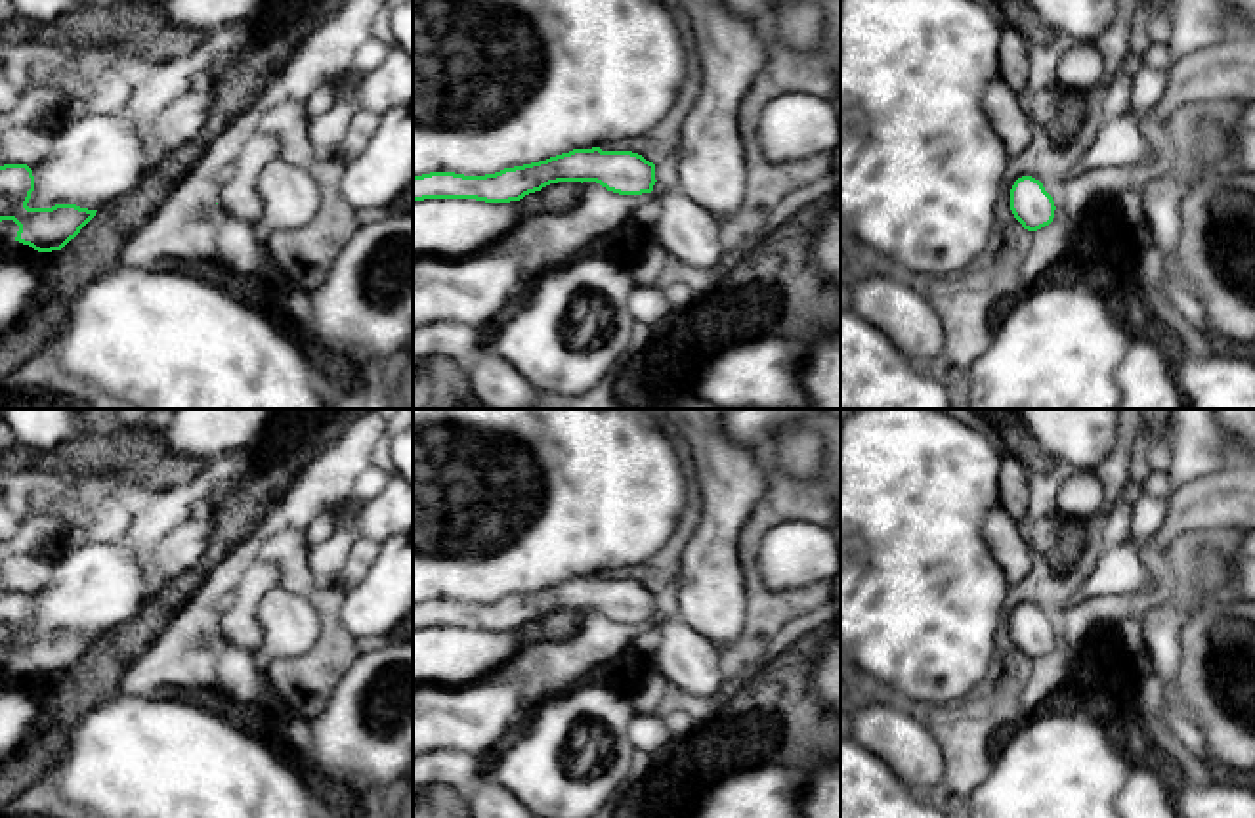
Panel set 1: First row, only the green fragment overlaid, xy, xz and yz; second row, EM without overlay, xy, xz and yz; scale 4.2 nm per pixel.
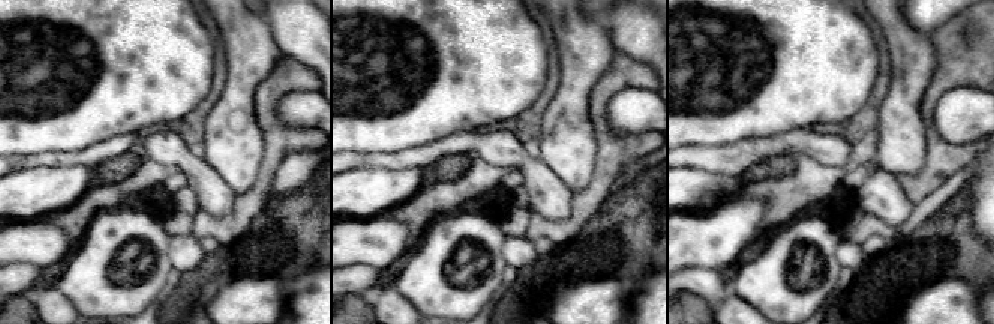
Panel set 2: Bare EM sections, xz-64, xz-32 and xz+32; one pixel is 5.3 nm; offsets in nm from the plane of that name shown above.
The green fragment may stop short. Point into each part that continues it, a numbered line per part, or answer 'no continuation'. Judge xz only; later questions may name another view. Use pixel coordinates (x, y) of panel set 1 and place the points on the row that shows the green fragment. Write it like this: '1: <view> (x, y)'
1: xz (690, 236)

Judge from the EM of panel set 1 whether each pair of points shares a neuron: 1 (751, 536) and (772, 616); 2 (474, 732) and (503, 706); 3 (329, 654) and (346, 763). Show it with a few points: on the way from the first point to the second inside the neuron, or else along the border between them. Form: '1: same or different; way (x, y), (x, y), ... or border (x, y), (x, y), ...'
1: same; way (749, 555), (753, 581), (761, 597)
2: same; way (482, 725), (495, 711)
3: different; border (361, 654), (340, 681), (329, 704), (308, 723)

